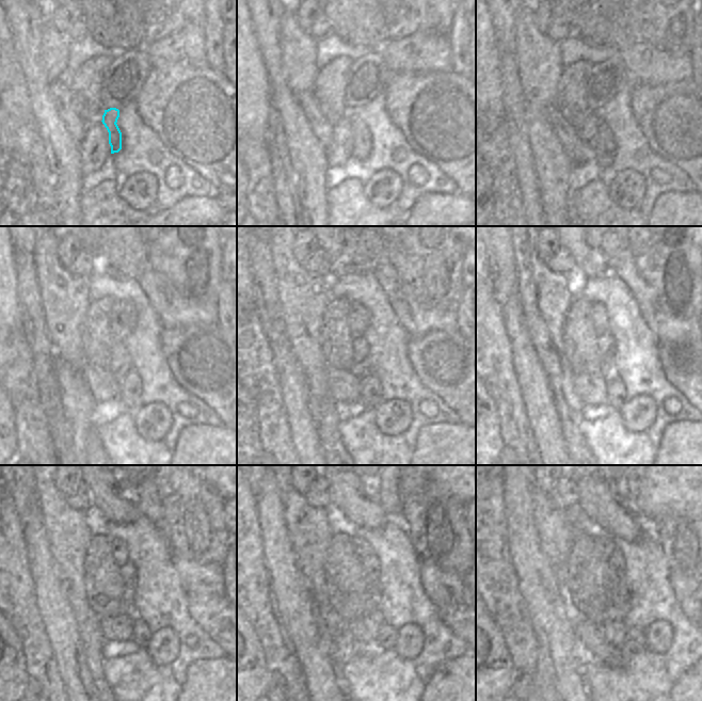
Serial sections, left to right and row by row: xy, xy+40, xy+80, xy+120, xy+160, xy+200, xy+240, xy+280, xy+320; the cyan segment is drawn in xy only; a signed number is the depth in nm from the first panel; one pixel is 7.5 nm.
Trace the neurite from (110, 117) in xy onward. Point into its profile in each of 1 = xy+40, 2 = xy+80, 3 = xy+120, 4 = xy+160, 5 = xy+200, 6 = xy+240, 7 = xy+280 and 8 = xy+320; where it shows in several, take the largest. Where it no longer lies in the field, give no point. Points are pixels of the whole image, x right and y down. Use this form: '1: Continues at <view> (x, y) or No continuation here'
1: Continues at xy+40 (362, 147)
2: Continues at xy+80 (604, 150)
3: Continues at xy+120 (129, 394)
4: Continues at xy+160 (370, 386)
5: Continues at xy+200 (616, 396)
6: Continues at xy+240 (141, 635)
7: Continues at xy+280 (386, 638)
8: Continues at xy+320 (634, 642).

